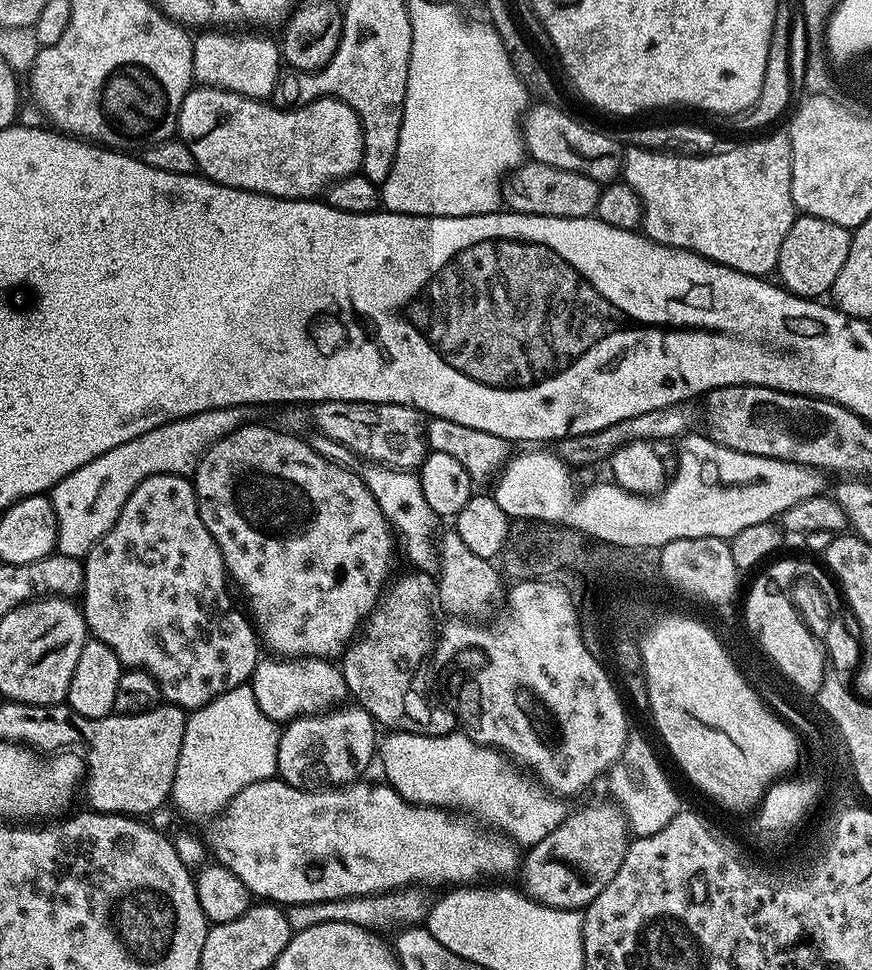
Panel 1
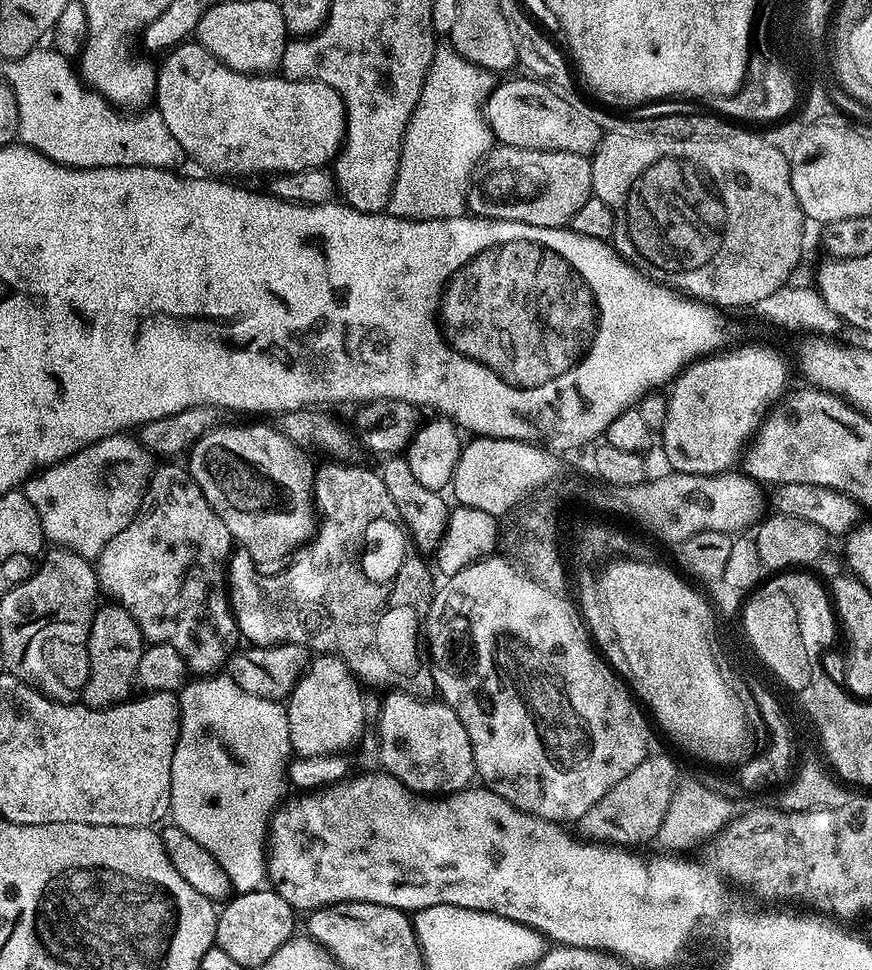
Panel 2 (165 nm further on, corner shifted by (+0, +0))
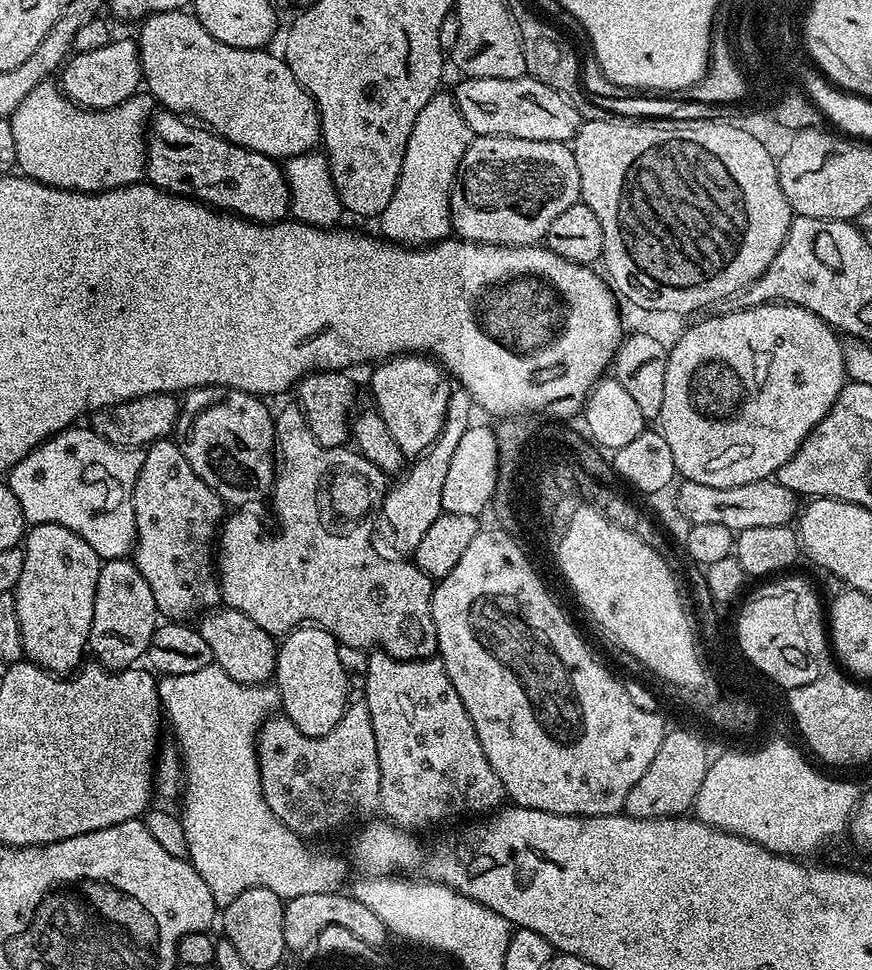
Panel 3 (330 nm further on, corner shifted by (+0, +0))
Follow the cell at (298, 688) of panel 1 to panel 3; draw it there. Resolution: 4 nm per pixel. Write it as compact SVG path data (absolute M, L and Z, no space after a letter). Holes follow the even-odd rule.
M224 606L211 614L201 615L198 630L210 645L213 661L222 670L226 670L226 674L230 674L234 682L264 686L275 677L277 641L271 632L262 630L262 626L250 622L246 614Z

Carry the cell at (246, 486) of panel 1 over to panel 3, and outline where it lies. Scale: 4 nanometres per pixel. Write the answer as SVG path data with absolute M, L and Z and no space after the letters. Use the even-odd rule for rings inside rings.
M190 388L183 393L180 405L180 417L176 420L174 439L182 450L186 462L190 462L190 470L218 494L218 498L228 506L252 506L255 500L269 495L278 471L274 463L276 448L276 425L273 413L259 396L251 396L249 392L233 388Z

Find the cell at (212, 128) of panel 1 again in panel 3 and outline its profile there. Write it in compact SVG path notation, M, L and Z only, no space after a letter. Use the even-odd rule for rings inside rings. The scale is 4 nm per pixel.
M188 10L153 12L140 26L143 83L161 109L195 118L223 140L280 162L311 153L321 143L320 112L279 55L226 46Z

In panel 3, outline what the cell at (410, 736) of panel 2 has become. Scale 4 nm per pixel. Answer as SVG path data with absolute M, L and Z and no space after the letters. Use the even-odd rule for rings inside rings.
M373 651L368 658L368 670L363 673L363 703L370 710L370 722L374 726L374 742L378 746L378 770L380 771L380 806L379 811L397 828L420 830L428 828L439 820L448 820L451 816L472 816L475 812L488 814L499 809L505 803L504 787L494 774L490 762L486 762L486 754L482 750L482 742L478 742L478 734L474 730L474 722L470 722L470 714L466 714L466 706L462 706L462 698L458 698L458 690L454 690L454 682L450 682L450 674L446 674L446 666L438 658L426 660L396 660L386 652Z

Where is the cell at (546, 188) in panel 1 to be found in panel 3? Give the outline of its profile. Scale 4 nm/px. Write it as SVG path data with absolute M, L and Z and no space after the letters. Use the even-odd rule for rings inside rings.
M476 136L468 143L466 154L456 171L456 183L452 185L452 230L459 239L473 240L476 244L497 244L498 246L539 245L550 230L554 218L570 210L580 200L580 179L578 162L574 162L571 147L565 142L534 142L530 138L510 138L509 136Z

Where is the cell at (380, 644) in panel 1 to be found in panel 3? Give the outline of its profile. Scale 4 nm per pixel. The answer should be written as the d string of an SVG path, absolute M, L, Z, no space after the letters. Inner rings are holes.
M299 406L284 408L281 410L280 413L277 411L274 416L274 423L276 425L278 471L270 493L270 501L272 500L272 508L274 511L276 511L276 533L271 536L270 533L264 532L263 526L260 525L259 518L256 517L254 513L252 513L252 510L233 511L236 513L234 513L233 516L231 513L231 515L229 515L227 519L223 521L222 527L218 533L218 579L220 581L221 601L223 601L223 603L227 605L227 607L238 610L242 614L246 614L246 618L250 618L250 622L254 622L256 625L262 626L262 630L271 632L273 637L276 638L283 637L285 634L291 632L293 628L299 628L301 626L309 624L317 628L324 628L340 644L345 644L346 646L358 646L359 648L363 648L365 650L379 649L379 651L386 652L389 656L393 656L396 660L426 660L435 657L437 655L438 649L436 647L436 631L434 630L434 618L432 617L432 589L434 587L434 581L432 577L426 575L426 573L424 573L424 571L411 559L396 558L400 560L387 560L386 557L379 556L379 554L376 553L374 549L372 549L372 531L375 530L376 520L378 524L378 517L381 515L382 509L384 507L384 494L386 491L386 483L384 484L384 480L386 480L386 473L384 473L378 466L374 466L373 464L371 464L366 457L360 455L359 451L353 450L351 447L341 446L339 448L327 448L326 446L322 446L321 444L319 444L319 442L314 438L314 434L310 434L310 426L306 422L304 412L302 409L300 409Z

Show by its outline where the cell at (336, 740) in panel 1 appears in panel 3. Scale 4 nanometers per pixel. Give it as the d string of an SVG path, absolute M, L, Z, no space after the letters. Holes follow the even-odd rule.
M301 626L293 628L279 641L276 649L274 686L280 692L280 708L302 734L321 736L330 734L350 703L349 673L338 658L340 644L324 628Z

